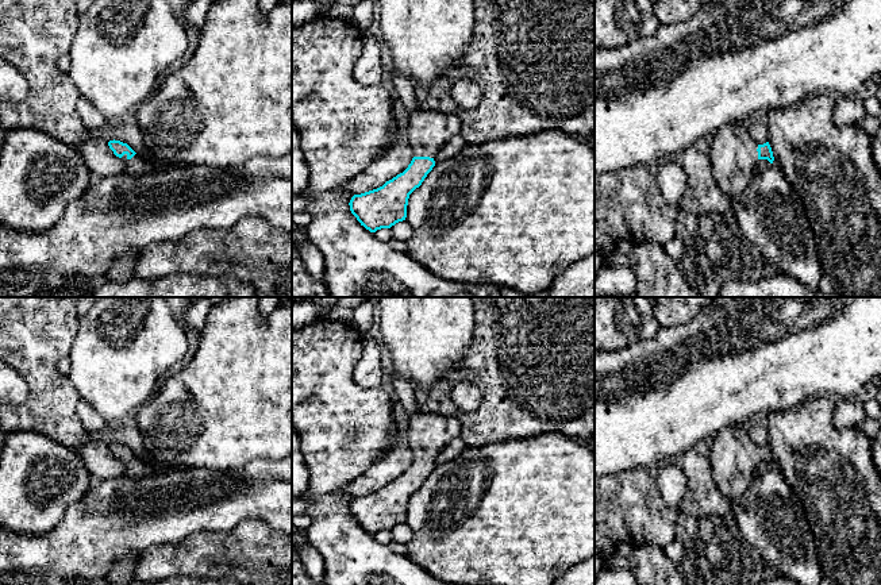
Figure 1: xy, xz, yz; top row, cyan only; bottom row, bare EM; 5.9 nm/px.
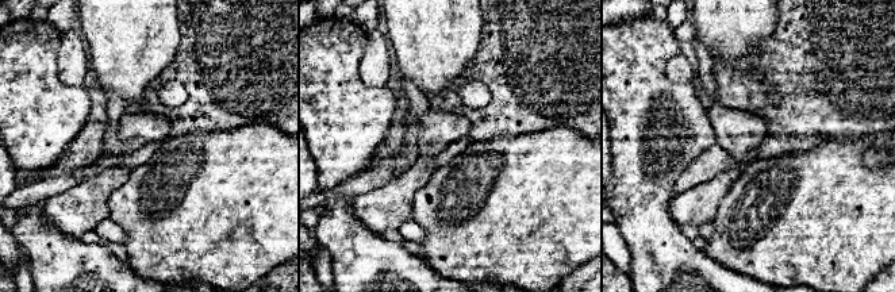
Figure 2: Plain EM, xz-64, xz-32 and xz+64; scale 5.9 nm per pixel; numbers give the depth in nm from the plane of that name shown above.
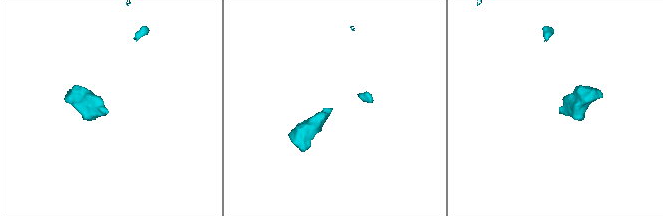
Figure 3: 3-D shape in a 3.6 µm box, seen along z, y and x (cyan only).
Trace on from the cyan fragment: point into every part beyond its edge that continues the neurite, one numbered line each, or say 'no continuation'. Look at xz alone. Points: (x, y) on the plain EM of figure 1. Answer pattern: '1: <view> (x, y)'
1: xz (427, 434)

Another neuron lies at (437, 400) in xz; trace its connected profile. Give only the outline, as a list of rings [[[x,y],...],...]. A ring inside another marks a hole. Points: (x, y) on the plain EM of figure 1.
[[[470,297],[474,307],[474,328],[470,347],[457,367],[431,389],[415,389],[415,399],[422,412],[451,416],[462,426],[461,438],[468,446],[503,442],[518,438],[532,438],[545,432],[561,432],[576,440],[585,440],[595,434],[595,297]],[[468,381],[482,395],[480,407],[474,411],[462,411],[455,407],[451,392],[455,384]]]

